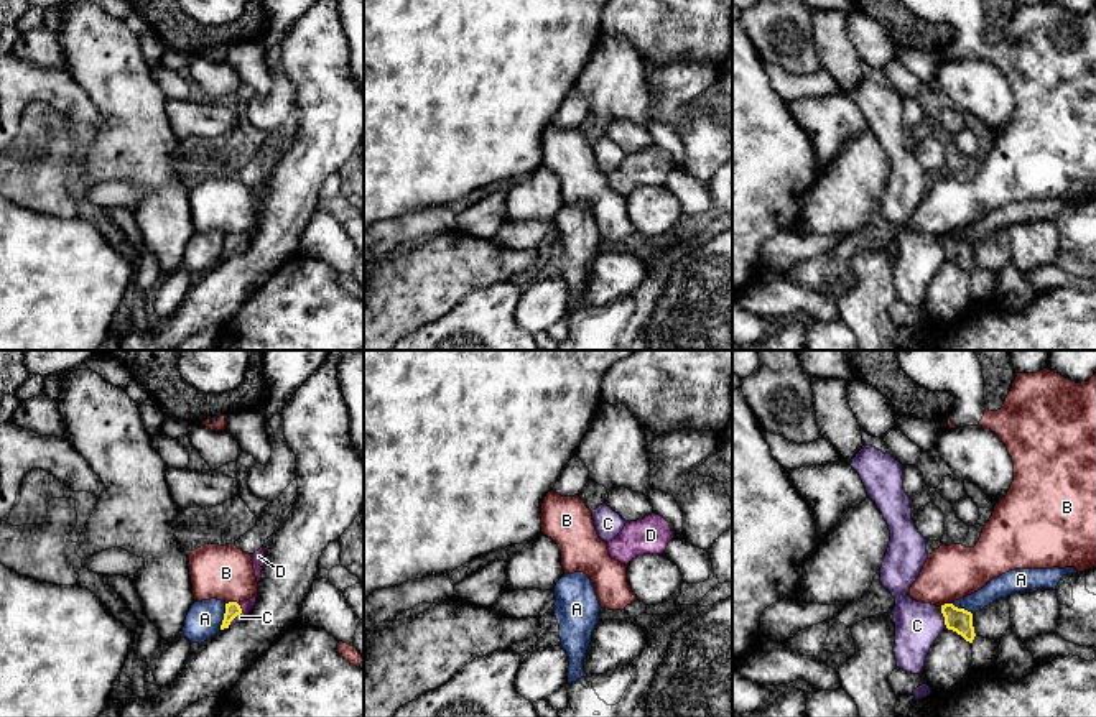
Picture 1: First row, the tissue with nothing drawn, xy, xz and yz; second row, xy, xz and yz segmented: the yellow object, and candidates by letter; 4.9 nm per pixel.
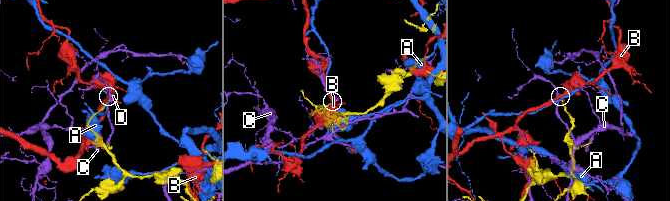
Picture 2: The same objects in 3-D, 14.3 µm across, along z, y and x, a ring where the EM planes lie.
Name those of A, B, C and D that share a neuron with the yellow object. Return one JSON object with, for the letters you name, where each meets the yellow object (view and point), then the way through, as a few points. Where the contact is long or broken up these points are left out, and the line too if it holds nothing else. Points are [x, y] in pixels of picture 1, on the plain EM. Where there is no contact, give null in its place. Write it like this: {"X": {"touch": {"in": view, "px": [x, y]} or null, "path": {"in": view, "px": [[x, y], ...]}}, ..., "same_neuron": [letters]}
{"D": {"touch": {"in": "xy", "px": [239, 239]}, "path": {"in": "xy", "px": [[232, 240], [239, 239], [246, 237]]}}, "same_neuron": ["D"]}

